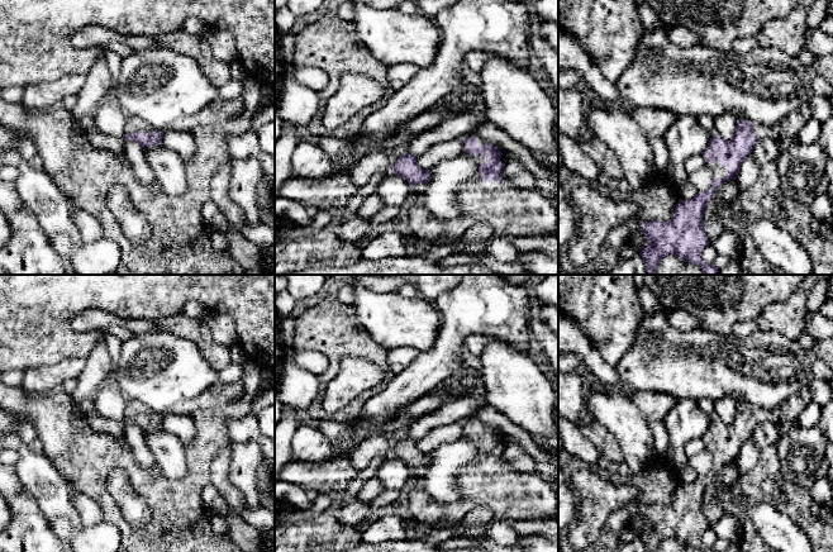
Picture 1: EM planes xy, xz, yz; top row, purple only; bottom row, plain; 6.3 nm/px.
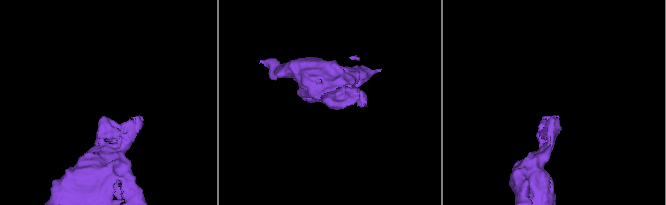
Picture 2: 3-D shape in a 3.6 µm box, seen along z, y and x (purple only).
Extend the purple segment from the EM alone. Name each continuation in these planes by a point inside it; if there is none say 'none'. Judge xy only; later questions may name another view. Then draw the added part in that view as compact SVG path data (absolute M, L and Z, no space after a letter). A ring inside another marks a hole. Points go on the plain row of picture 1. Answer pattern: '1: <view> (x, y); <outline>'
1: xy (134, 408); M137 400L128 401L125 414L129 418L133 418L135 415L146 415L148 418L153 418L156 415L154 411L149 410L144 404L142 404L141 401L137 401Z

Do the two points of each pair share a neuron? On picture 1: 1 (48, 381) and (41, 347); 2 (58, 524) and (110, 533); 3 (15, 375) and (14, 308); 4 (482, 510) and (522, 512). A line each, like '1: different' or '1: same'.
1: different
2: same
3: different
4: different

